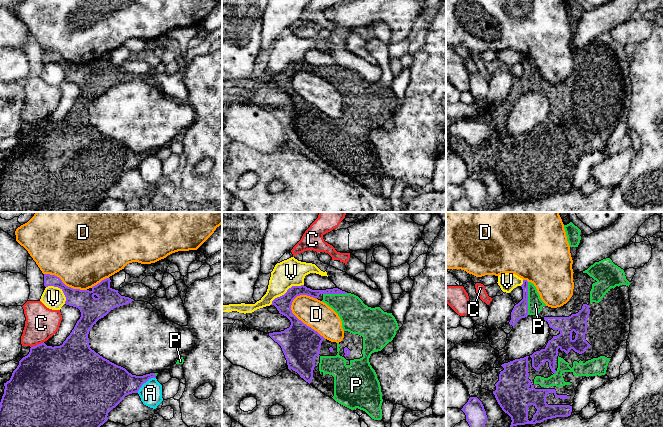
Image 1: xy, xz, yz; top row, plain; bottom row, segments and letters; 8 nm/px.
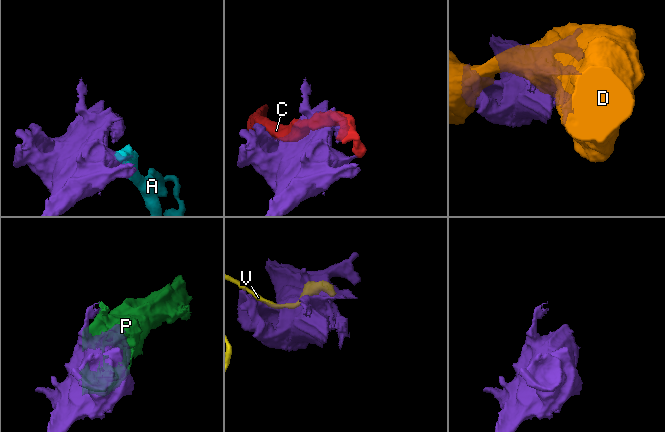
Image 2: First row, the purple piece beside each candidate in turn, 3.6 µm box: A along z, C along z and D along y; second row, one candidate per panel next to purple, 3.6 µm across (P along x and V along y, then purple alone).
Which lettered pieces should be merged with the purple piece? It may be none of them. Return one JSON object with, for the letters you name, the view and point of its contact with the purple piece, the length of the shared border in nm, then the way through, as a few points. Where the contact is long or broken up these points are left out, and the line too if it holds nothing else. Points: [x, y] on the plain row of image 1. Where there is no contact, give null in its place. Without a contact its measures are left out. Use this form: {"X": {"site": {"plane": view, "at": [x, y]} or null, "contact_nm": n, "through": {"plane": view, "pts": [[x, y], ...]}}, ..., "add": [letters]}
{"P": {"site": {"plane": "yz", "at": [527, 74]}, "contact_nm": 260}, "add": ["P"]}

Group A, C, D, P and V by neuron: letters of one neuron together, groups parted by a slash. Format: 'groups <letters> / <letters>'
groups A / C / D / P / V

